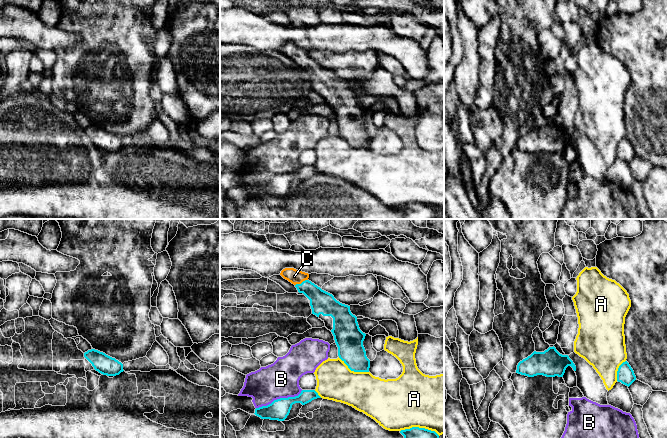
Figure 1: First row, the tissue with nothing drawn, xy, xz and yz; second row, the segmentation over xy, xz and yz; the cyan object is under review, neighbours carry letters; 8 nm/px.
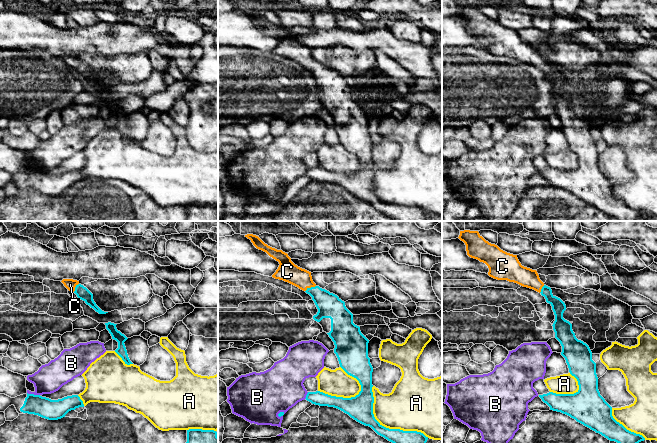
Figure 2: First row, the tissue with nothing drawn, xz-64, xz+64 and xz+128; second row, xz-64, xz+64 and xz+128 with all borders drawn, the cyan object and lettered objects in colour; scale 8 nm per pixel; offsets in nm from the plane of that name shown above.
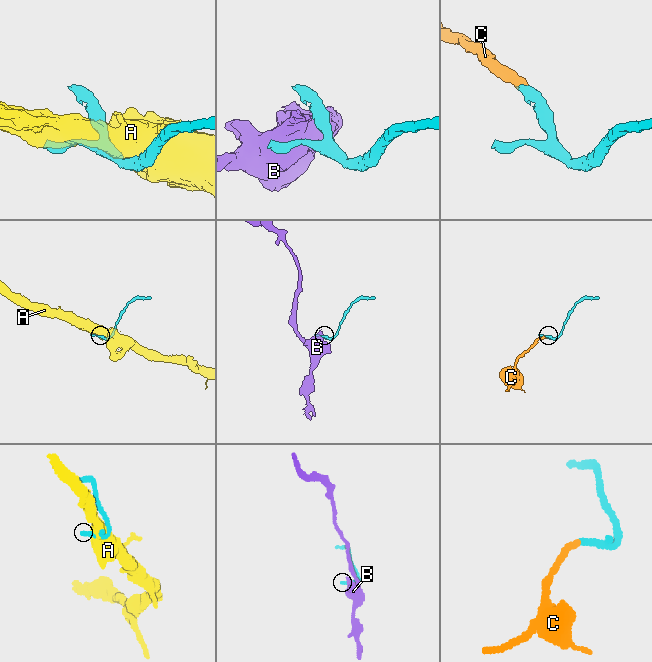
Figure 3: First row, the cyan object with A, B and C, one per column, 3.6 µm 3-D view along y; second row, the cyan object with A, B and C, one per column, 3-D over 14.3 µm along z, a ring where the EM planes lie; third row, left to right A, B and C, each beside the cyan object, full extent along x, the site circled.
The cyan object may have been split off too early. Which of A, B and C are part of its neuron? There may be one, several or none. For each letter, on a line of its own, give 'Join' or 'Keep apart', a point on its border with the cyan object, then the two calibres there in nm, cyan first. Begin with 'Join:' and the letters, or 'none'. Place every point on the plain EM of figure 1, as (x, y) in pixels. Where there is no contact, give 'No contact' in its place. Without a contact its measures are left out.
Join: C
A: Keep apart. Touches cyan at xz (353, 146). Thickness 220 nm (cyan) against 300 nm
B: Keep apart. Touches cyan at xz (280, 174). Thickness 170 nm (cyan) against 280 nm
C: Join. Touches cyan at xz (302, 58). Thickness 190 nm (cyan) against 120 nm

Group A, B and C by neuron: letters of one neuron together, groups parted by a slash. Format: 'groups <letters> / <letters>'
groups A / B / C

